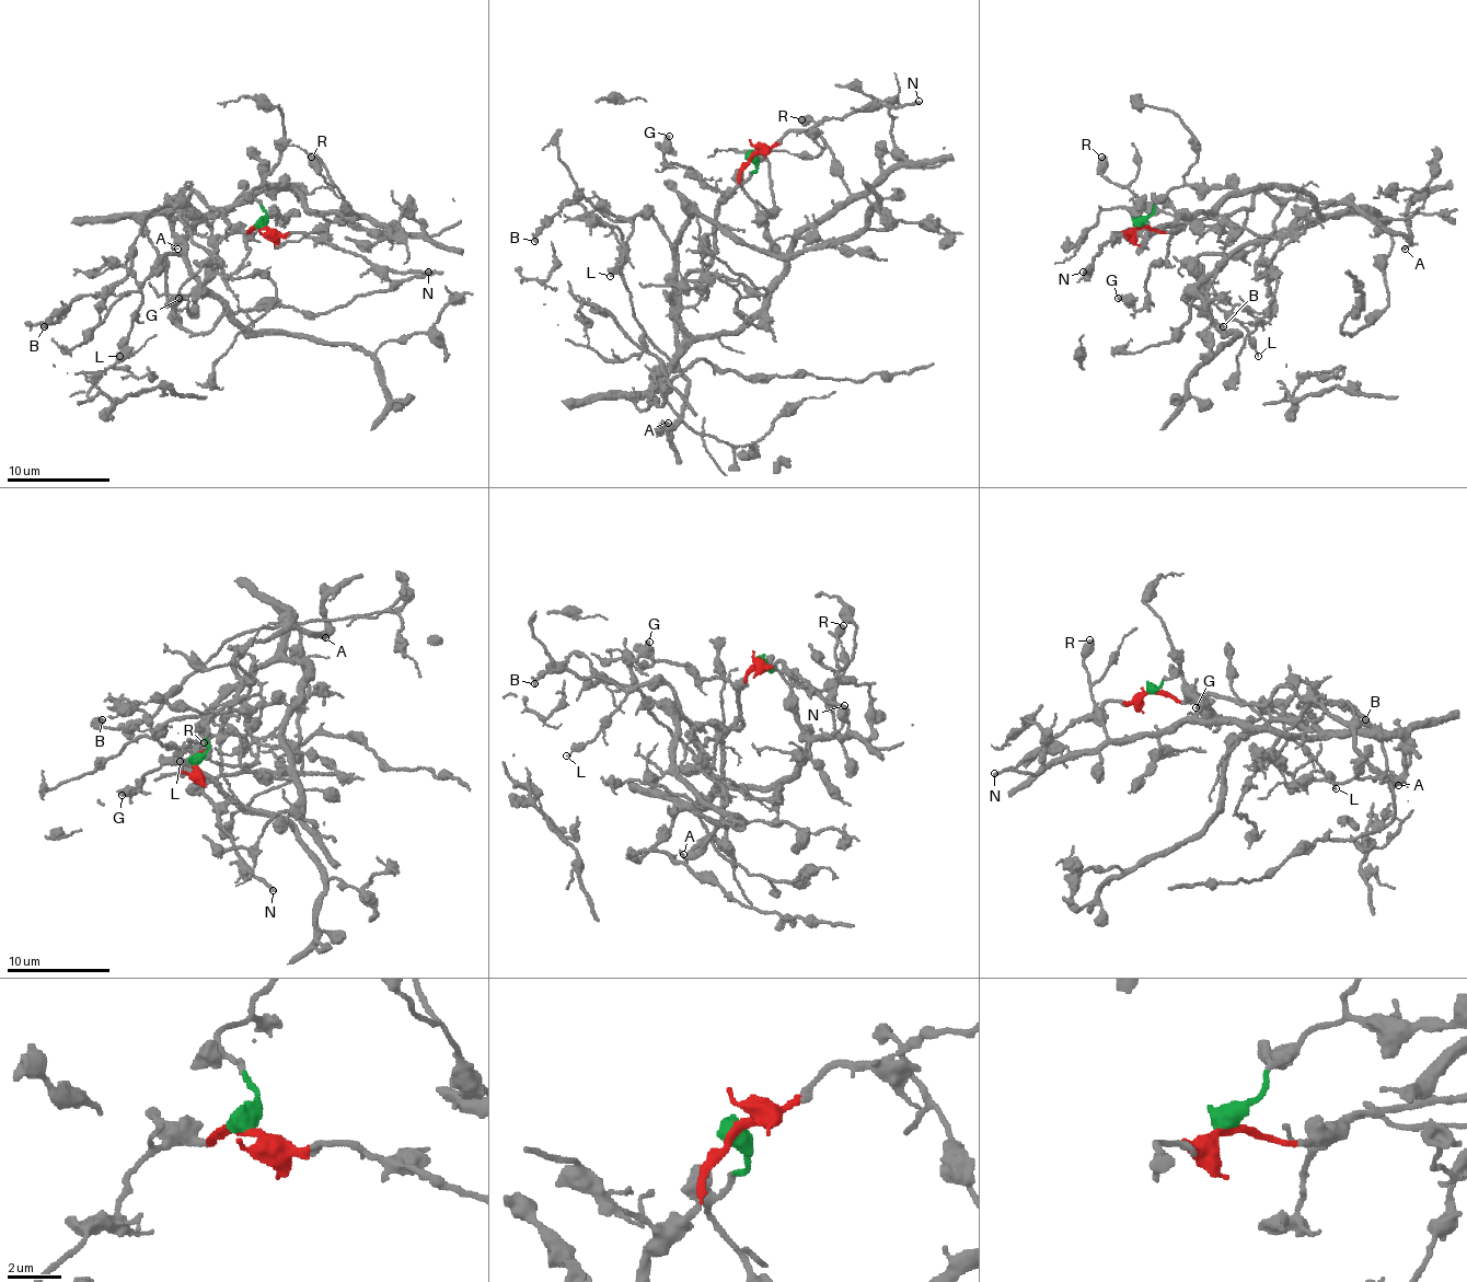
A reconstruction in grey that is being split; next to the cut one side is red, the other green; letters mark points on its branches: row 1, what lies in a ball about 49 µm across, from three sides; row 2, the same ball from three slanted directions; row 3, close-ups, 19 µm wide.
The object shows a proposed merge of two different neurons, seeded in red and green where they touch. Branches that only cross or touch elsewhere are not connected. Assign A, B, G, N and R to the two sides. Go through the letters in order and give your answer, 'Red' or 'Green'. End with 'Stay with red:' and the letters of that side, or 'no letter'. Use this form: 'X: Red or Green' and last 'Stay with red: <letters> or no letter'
A: Red
B: Red
G: Red
N: Red
R: Green
Stay with red: A, B, G, N

